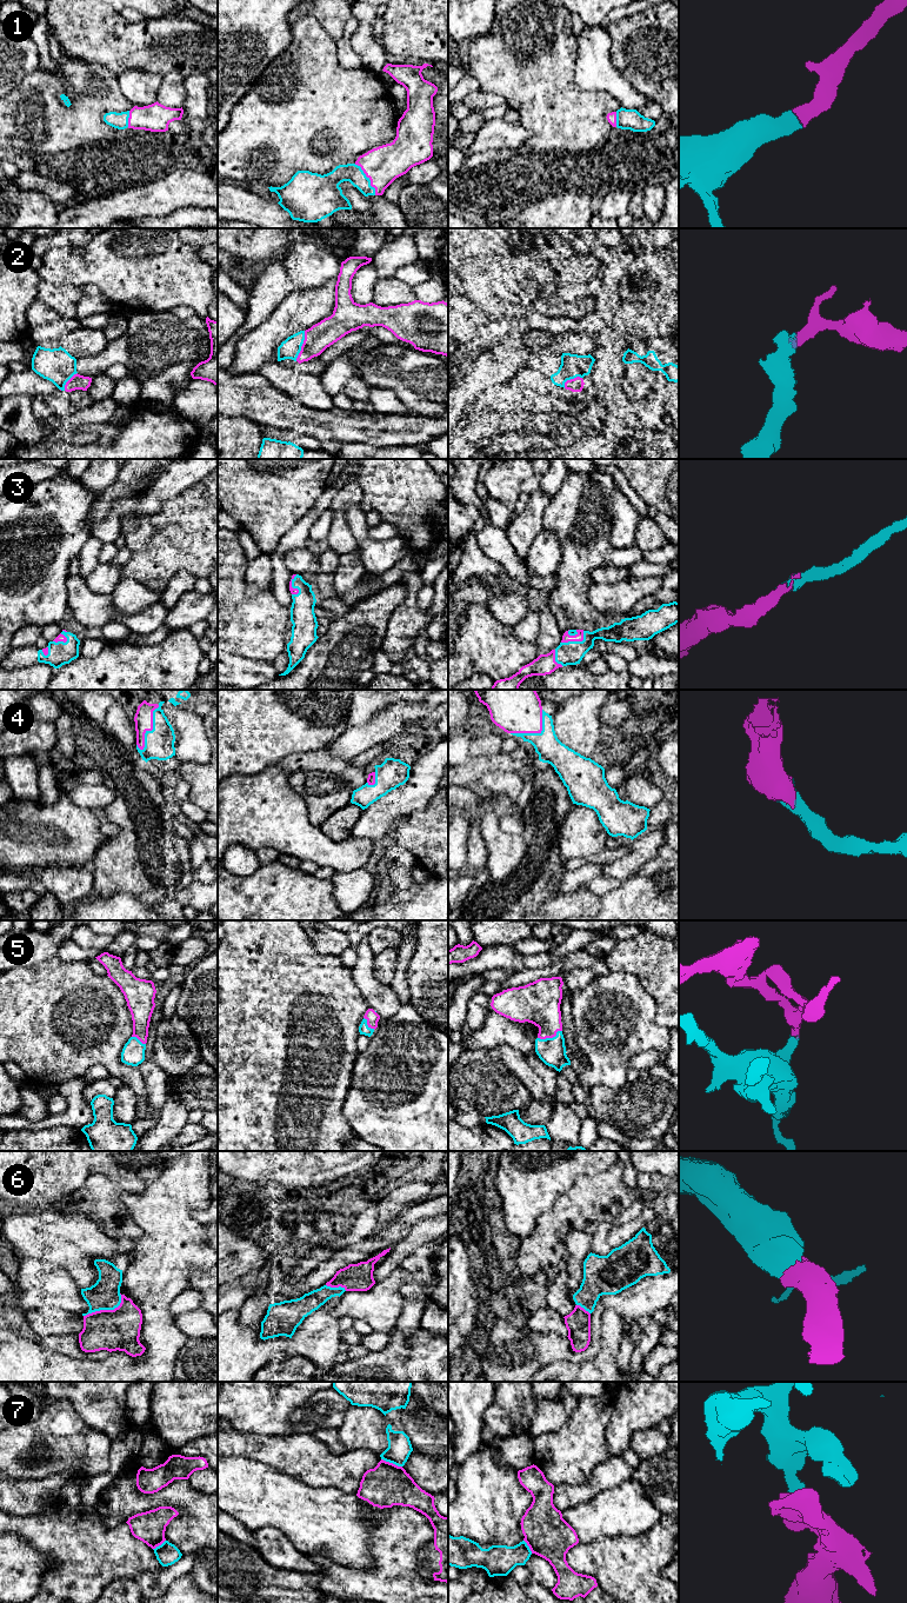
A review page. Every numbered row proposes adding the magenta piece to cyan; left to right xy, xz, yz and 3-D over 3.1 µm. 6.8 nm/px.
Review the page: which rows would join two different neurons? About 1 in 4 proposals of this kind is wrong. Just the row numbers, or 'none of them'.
7

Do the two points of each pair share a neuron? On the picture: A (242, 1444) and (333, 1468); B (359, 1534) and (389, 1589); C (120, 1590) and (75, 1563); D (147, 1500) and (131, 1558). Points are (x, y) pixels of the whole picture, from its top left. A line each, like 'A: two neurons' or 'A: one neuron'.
A: one neuron
B: two neurons
C: two neurons
D: two neurons

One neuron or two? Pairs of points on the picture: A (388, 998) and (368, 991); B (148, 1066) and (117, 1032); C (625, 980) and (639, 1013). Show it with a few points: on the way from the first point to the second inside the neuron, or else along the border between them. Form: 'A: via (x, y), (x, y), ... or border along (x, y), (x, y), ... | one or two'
A: via (384, 998), (373, 996) | one
B: border along (137, 1066), (144, 1081), (145, 1093) | two
C: via (625, 989), (625, 999), (631, 1005) | one

